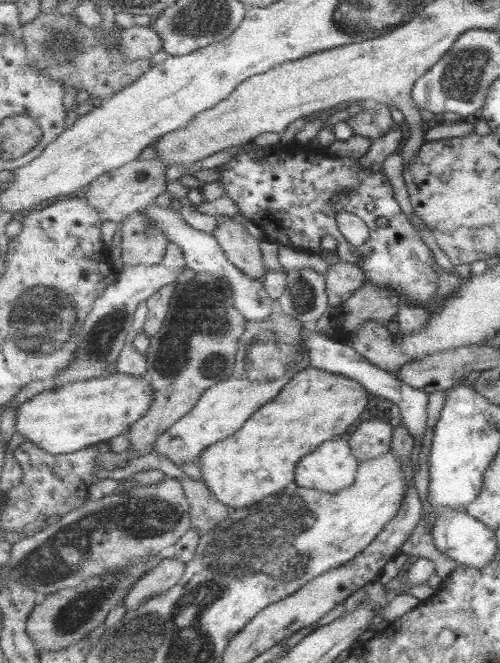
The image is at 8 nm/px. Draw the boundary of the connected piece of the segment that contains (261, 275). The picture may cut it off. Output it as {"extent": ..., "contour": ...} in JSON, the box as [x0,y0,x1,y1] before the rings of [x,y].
{"extent":[216,214,270,280],"contour":[[[218,214],[219,230],[216,238],[224,247],[228,258],[253,279],[263,280],[270,271],[265,262],[261,241],[263,236],[254,228],[246,229],[234,216]]]}

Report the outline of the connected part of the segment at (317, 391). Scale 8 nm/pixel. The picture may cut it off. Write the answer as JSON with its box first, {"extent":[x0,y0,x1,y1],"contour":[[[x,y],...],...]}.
{"extent":[201,367,370,508],"contour":[[[310,367],[299,372],[282,393],[258,410],[240,433],[210,446],[201,464],[204,480],[214,494],[230,508],[246,508],[281,493],[297,480],[299,462],[315,453],[325,442],[349,436],[370,404],[367,388],[352,377]]]}

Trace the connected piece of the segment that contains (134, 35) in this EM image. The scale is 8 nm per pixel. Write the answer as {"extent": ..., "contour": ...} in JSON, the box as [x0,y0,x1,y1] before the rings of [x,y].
{"extent":[122,24,163,60],"contour":[[[134,24],[123,30],[122,51],[131,60],[135,60],[135,58],[152,59],[154,54],[163,50],[163,42],[159,30],[156,30],[152,25]]]}

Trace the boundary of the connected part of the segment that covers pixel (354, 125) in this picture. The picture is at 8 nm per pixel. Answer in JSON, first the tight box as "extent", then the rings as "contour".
{"extent":[346,104,396,139],"contour":[[[372,104],[346,121],[356,135],[379,139],[386,136],[396,125],[392,108],[387,104]]]}

